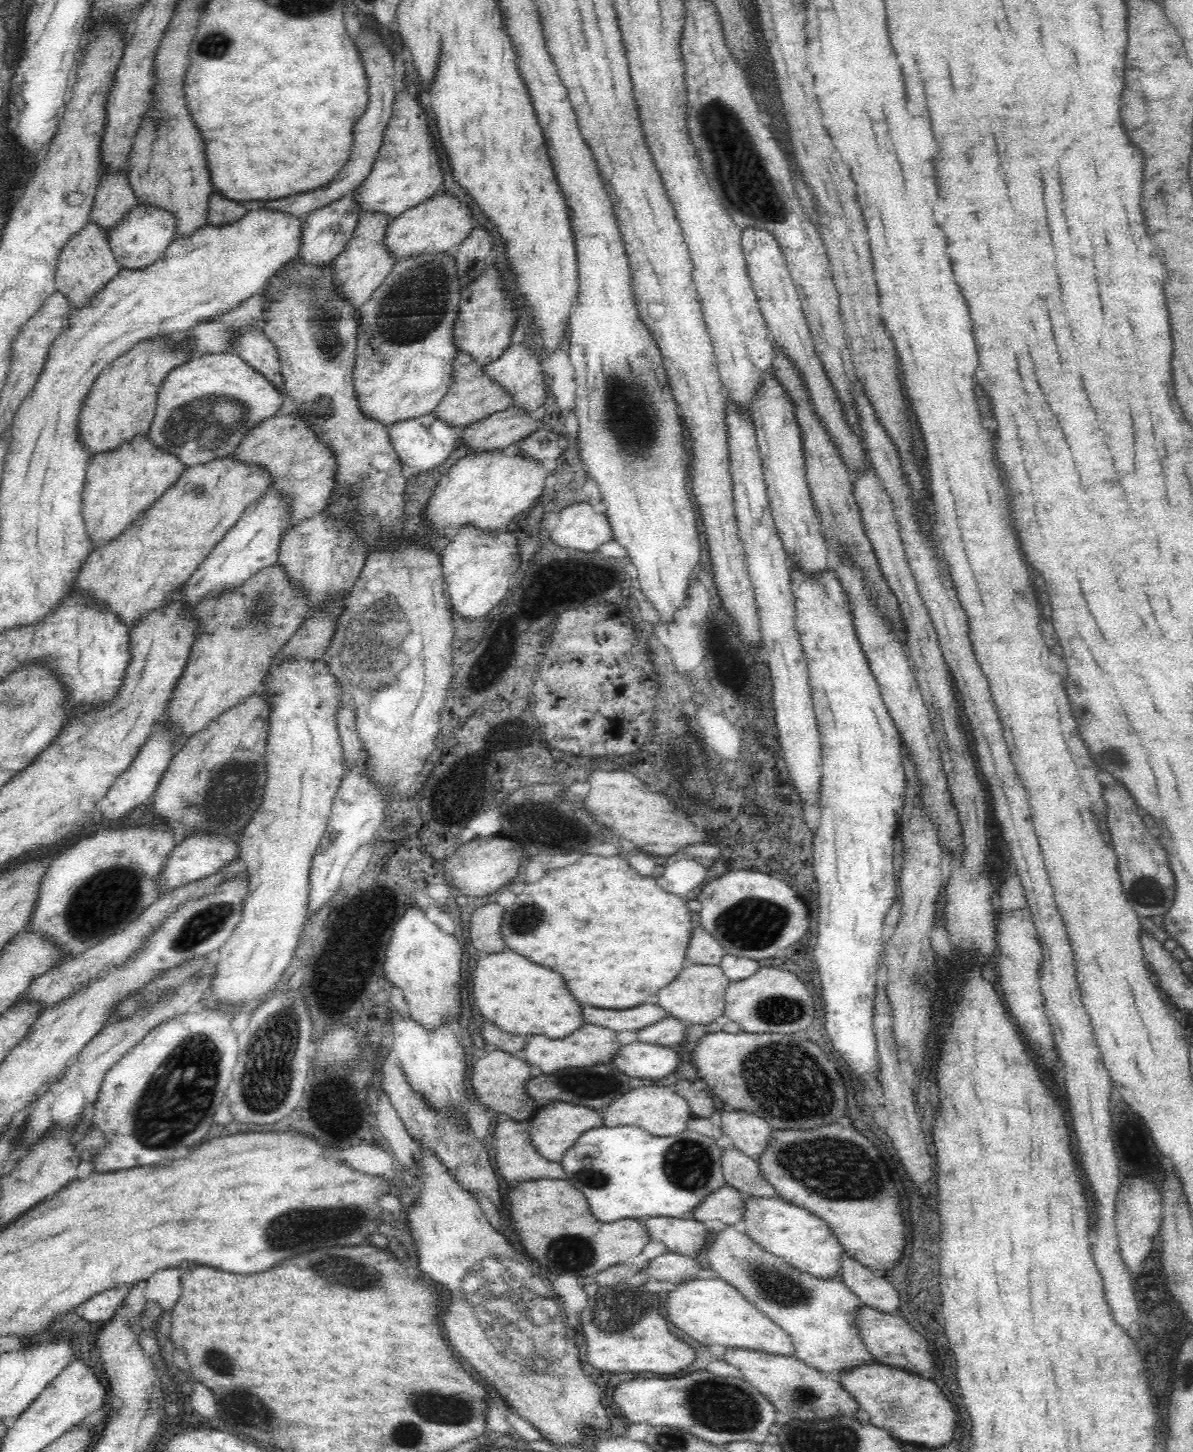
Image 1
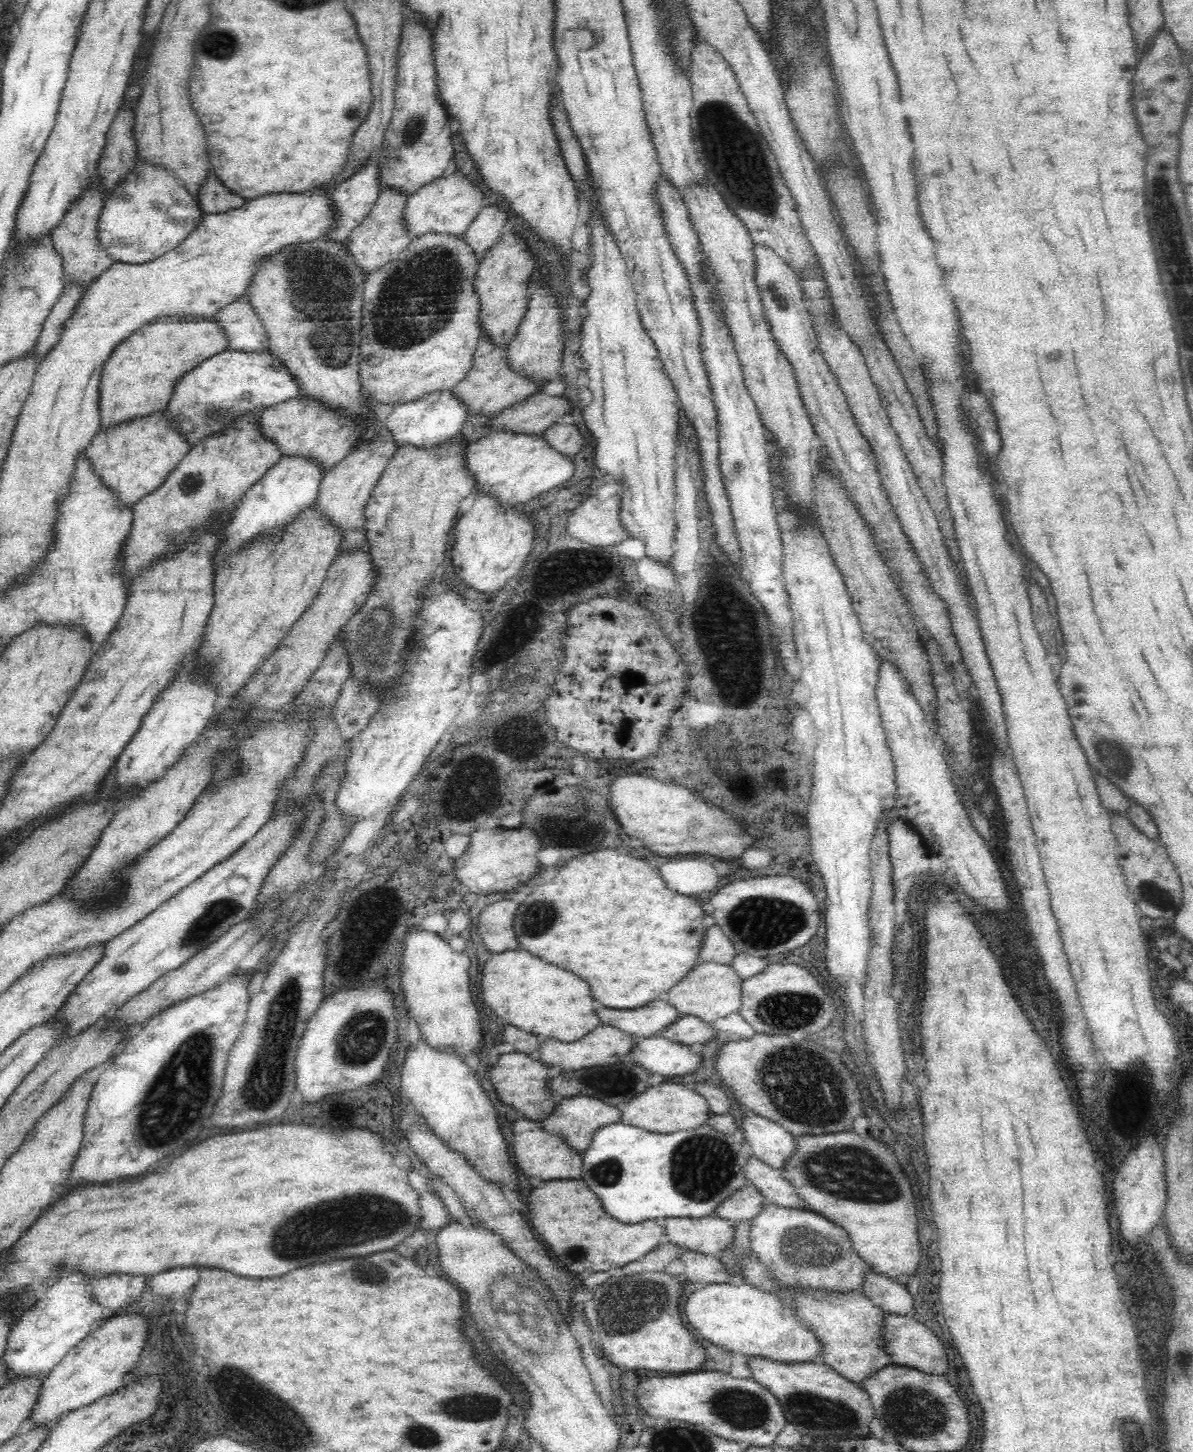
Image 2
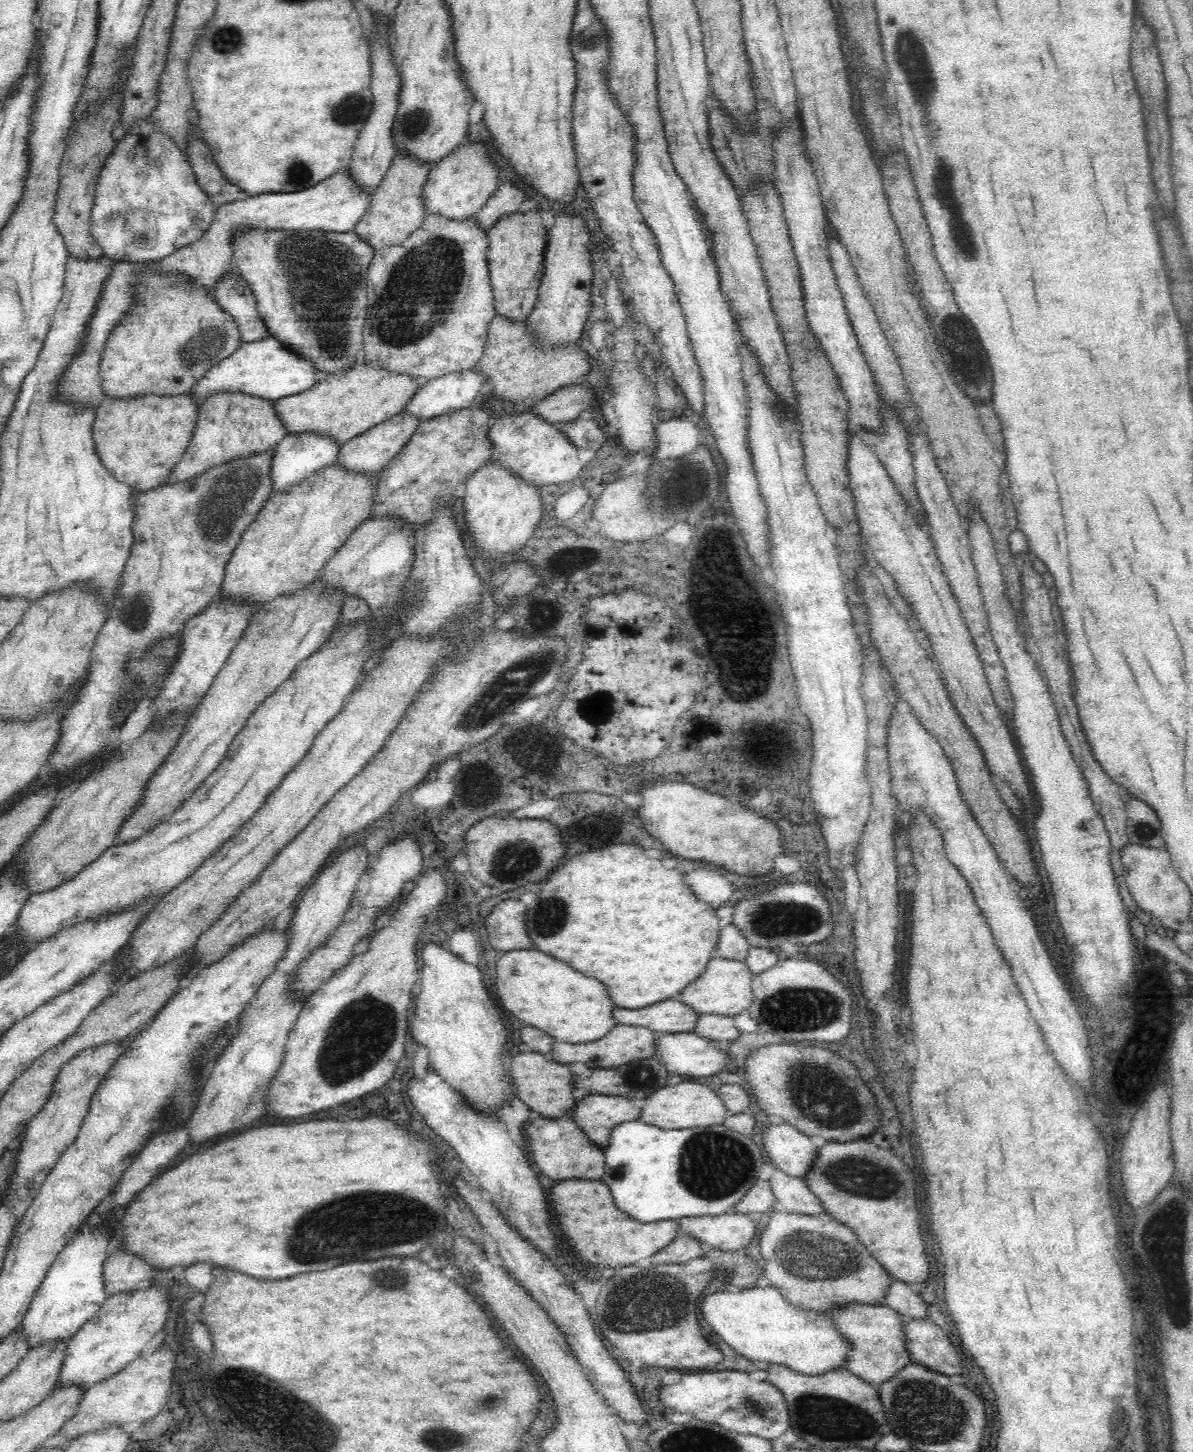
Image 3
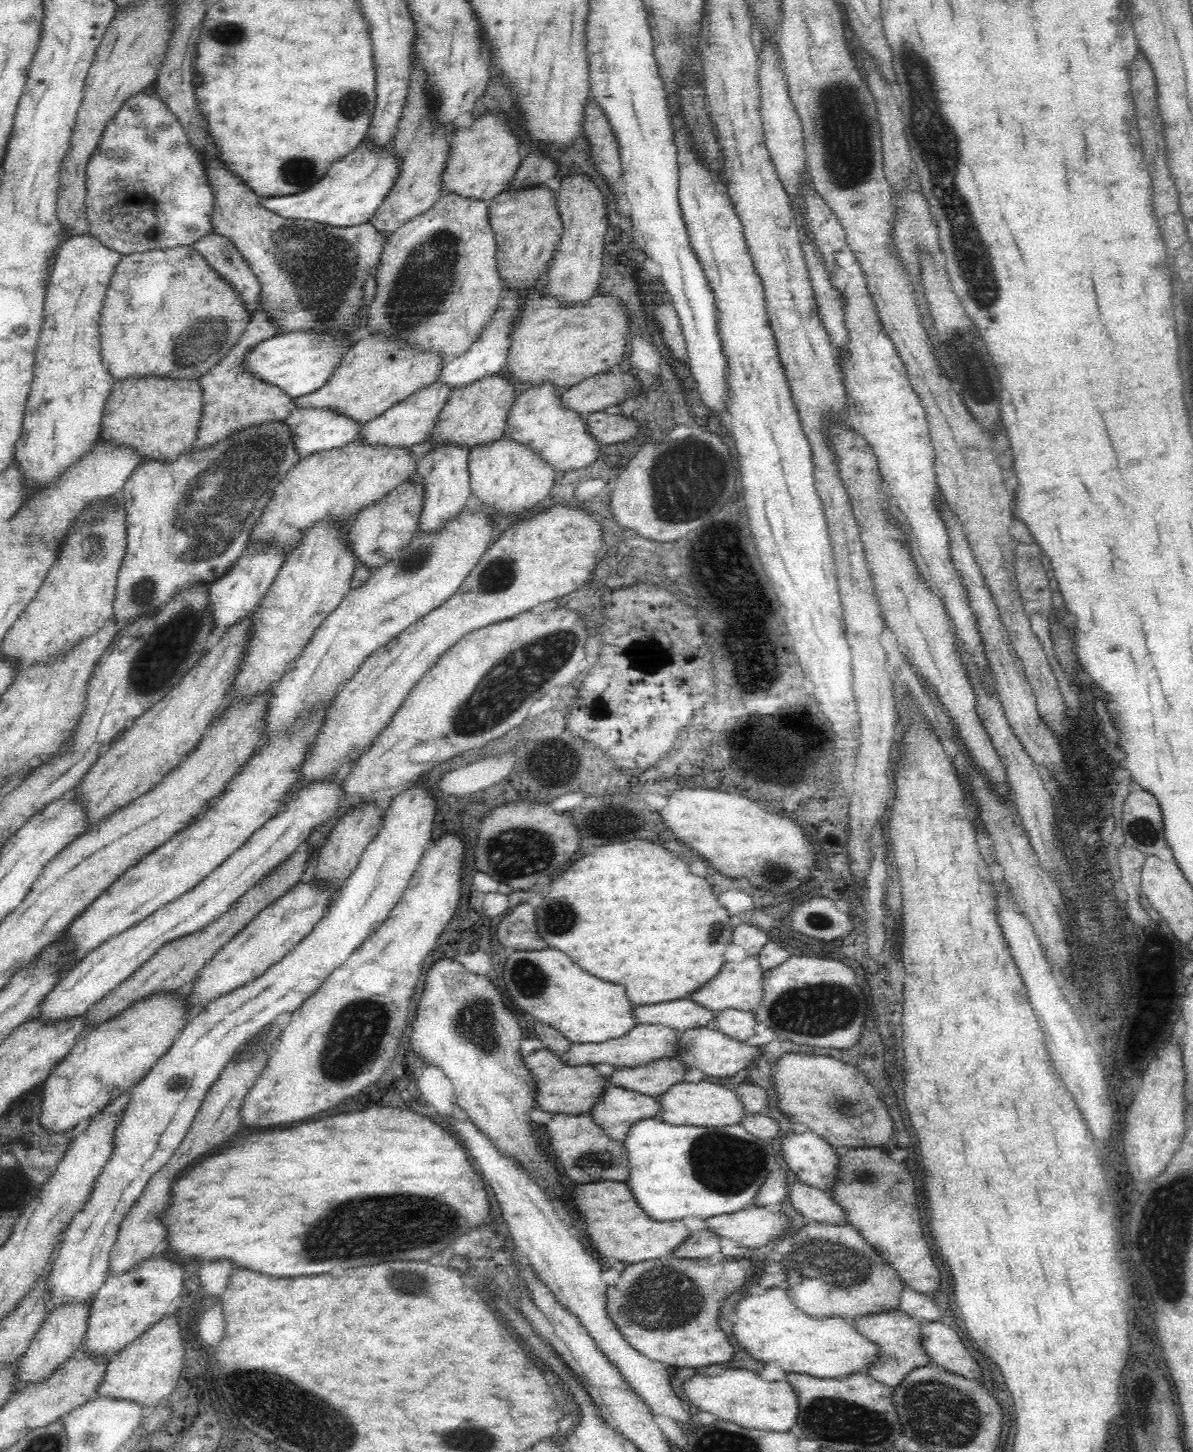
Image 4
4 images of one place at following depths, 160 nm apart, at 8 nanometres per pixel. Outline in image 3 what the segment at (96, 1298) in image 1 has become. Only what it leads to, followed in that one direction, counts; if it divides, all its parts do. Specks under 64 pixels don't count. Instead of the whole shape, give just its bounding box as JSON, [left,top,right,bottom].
[102,1249,154,1298]

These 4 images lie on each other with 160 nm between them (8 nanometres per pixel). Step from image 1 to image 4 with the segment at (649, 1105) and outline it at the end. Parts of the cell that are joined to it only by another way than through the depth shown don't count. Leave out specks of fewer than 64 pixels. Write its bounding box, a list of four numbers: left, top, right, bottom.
[656,1082,745,1126]

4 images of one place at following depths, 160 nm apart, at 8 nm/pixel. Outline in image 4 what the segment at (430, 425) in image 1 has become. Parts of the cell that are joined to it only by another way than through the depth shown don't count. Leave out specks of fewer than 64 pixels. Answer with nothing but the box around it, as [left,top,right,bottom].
[436,289,529,390]

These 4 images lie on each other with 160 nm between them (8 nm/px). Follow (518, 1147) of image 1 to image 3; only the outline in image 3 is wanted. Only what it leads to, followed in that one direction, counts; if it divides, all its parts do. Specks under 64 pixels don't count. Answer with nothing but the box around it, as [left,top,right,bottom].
[524,1116,604,1181]

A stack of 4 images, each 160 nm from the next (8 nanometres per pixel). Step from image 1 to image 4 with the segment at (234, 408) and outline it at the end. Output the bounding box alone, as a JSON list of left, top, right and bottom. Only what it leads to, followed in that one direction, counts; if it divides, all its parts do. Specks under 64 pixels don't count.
[243,331,351,399]

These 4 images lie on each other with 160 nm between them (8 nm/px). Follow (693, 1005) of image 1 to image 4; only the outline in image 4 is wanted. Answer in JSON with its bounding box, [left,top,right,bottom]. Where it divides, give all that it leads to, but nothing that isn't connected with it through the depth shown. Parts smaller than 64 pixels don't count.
[688,955,763,1012]

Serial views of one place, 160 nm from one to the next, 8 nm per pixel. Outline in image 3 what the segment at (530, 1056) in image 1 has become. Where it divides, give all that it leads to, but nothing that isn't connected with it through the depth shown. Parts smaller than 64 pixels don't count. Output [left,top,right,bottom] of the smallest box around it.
[547,1024,659,1069]

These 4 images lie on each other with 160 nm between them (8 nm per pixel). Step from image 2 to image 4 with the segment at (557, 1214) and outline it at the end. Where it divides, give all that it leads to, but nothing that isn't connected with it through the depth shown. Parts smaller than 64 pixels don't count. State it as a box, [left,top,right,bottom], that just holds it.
[569,1182,691,1265]

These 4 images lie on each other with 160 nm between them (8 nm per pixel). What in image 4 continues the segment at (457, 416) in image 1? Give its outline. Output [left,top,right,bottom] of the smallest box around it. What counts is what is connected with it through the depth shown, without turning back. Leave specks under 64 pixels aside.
[504,295,628,391]

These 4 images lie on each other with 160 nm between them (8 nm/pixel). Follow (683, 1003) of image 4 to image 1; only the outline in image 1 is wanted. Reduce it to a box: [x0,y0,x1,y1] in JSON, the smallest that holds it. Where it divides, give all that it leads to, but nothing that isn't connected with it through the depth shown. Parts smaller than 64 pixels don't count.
[582,1002,668,1033]

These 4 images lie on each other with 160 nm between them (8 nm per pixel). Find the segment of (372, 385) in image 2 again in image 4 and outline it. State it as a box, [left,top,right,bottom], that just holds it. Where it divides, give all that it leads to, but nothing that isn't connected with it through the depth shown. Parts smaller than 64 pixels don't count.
[365,194,503,362]

